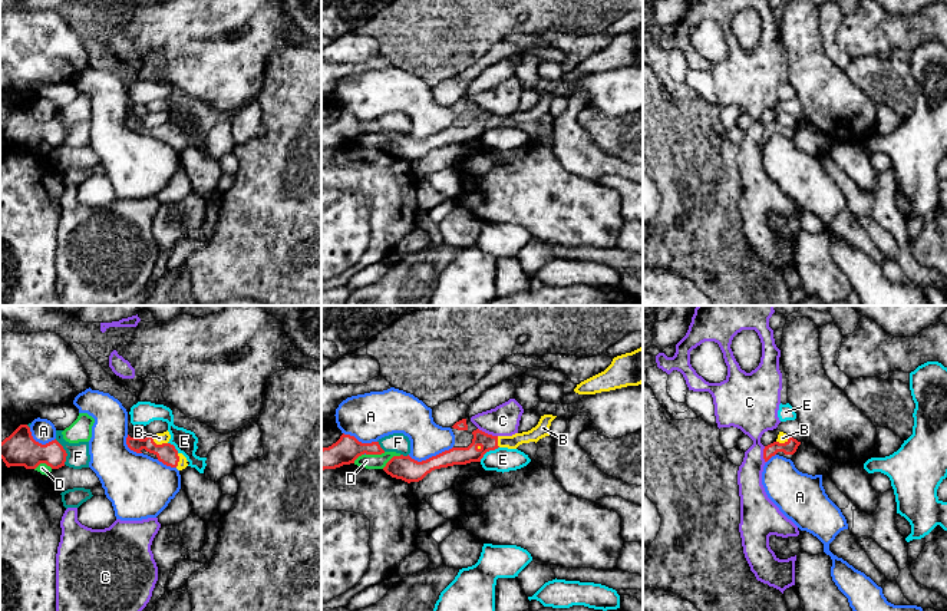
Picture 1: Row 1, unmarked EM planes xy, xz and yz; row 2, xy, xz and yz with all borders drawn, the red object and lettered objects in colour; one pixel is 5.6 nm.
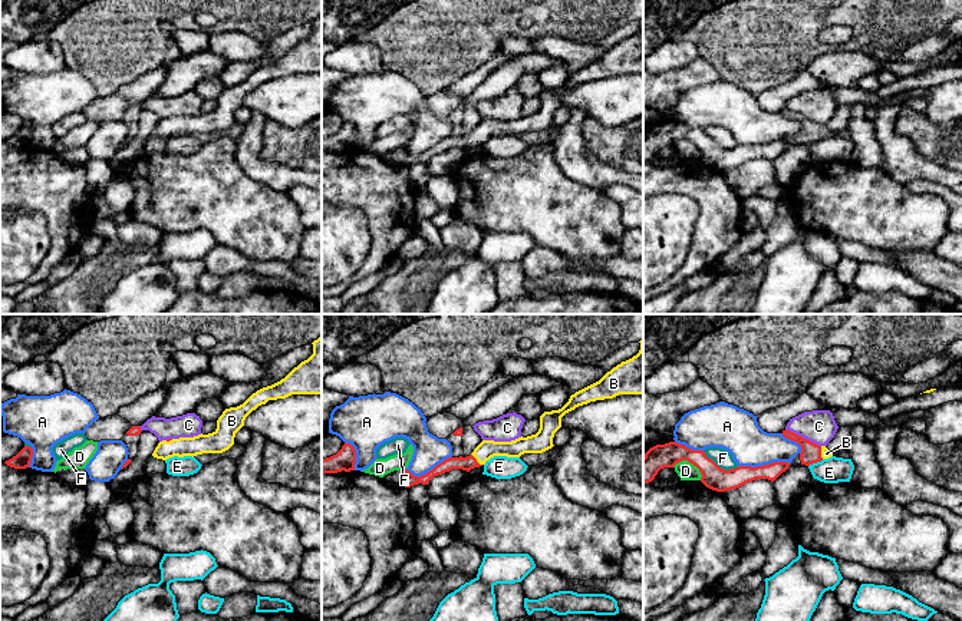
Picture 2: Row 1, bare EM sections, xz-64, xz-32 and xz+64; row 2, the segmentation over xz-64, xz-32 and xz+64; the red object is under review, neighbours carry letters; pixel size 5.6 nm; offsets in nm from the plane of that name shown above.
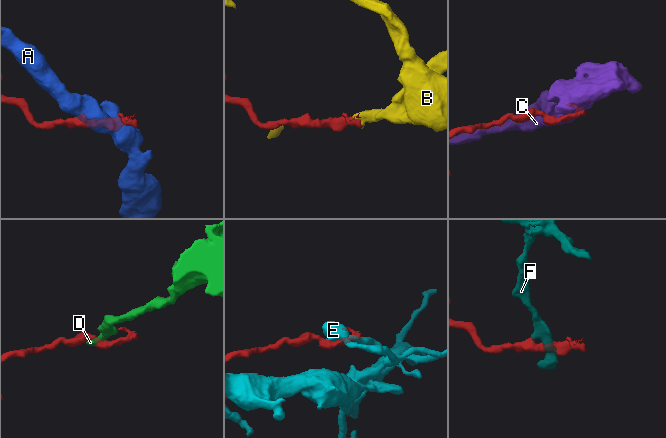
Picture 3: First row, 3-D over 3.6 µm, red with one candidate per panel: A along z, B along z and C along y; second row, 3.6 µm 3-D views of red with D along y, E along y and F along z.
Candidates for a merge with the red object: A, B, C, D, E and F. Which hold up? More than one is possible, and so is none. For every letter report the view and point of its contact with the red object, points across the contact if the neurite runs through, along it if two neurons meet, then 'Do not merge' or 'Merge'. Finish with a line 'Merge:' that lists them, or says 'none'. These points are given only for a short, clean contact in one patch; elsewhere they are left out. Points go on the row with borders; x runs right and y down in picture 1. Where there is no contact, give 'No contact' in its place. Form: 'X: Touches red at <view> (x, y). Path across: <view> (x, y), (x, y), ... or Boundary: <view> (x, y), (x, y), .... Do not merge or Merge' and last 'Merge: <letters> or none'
A: Touches red at xz (429, 458). Do not merge
B: Touches red at xy (158, 445). Path across: xy (167, 453), (158, 445), (159, 438). Merge
C: Touches red at xz (487, 433). Boundary: xz (478, 428), (497, 436). Do not merge
D: Touches red at xz (390, 459). Boundary: xz (401, 455), (395, 455), (382, 468). Do not merge
E: Touches red at xz (488, 451). Do not merge
F: Touches red at xy (65, 452). Boundary: xy (55, 439), (66, 453), (65, 463). Do not merge
Merge: B

